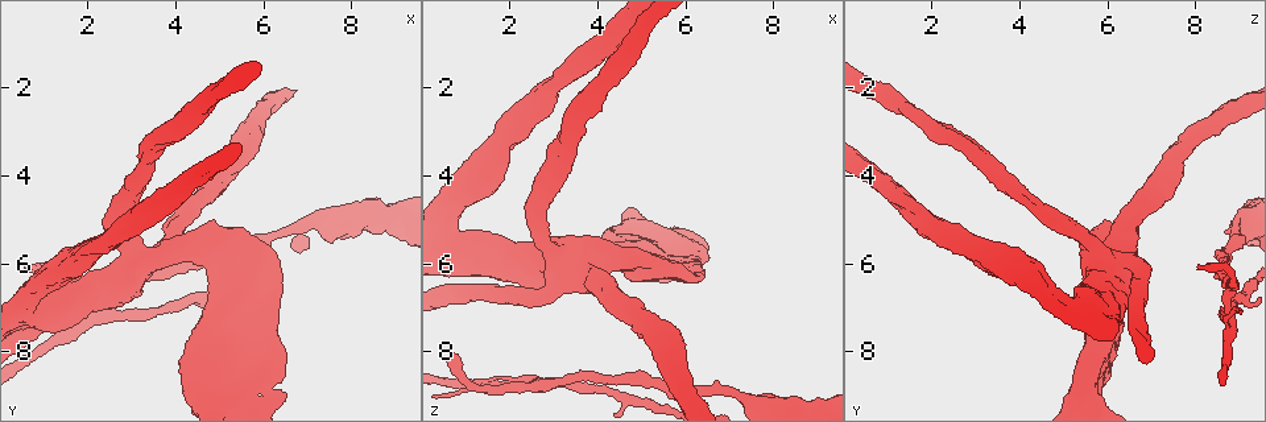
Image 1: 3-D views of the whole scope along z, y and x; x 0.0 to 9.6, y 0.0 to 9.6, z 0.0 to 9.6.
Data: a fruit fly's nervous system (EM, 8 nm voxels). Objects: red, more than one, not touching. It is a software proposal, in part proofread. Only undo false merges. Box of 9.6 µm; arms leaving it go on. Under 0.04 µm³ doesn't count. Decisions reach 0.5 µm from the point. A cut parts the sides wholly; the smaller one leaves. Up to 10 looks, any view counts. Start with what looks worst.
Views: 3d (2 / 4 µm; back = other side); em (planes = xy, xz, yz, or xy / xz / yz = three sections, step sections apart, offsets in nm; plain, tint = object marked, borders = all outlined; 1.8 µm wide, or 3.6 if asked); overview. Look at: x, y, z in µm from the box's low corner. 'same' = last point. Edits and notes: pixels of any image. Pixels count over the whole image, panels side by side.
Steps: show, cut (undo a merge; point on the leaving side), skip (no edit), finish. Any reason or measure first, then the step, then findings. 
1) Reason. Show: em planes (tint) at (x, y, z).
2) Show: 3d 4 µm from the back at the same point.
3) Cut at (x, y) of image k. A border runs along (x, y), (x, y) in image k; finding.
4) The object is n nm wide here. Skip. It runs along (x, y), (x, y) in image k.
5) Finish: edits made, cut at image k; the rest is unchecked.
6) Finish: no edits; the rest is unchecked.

Sharp bend. Show: em 3.6 µm planes (tint) at (2.95, 5.75, 5.70).

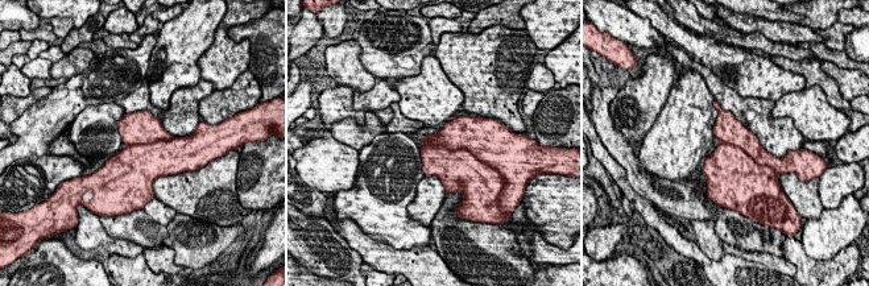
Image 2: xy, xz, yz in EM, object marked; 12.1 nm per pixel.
The object is 500 nm wide here. Cut at (456, 169) of image 2. A border runs along (427, 136), (478, 158) in image 2; a second neuron is stuck on.

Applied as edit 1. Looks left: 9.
See it whole again. Show: overview.

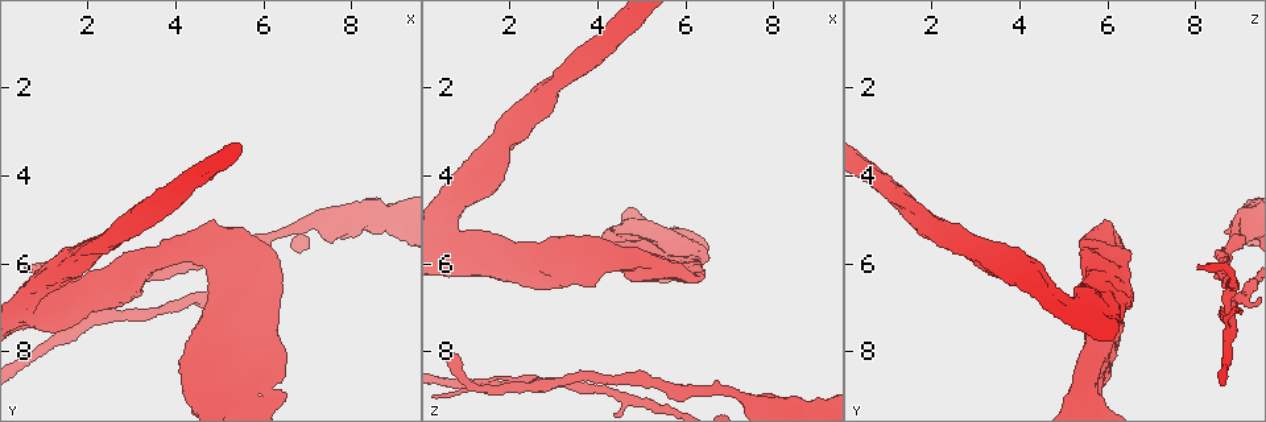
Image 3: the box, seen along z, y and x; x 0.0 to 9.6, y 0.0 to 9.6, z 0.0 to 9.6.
Touches itself. Show: em planes (tint) at (6.40, 6.65, 6.15).

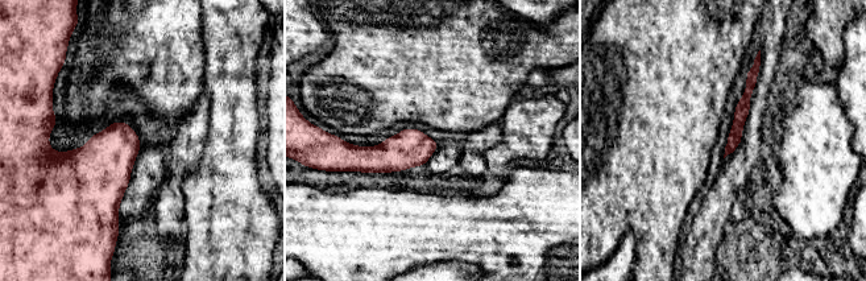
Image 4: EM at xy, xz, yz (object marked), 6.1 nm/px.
The object is 90 nm wide here. Skip. It runs along (755, 67), (734, 140), (728, 149) in image 4; one neuron here.

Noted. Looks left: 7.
Calibre changes. Show: em 3.6 µm planes (tint) at (5.70, 8.65, 5.70).

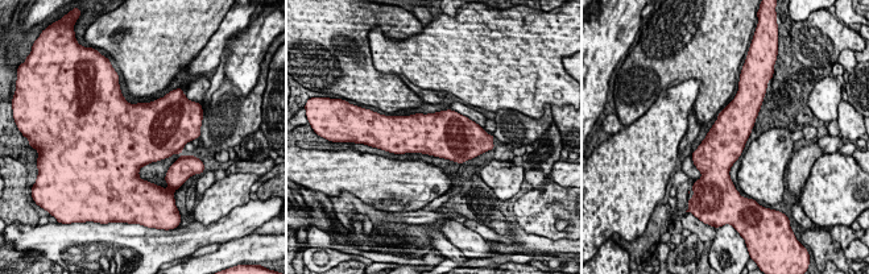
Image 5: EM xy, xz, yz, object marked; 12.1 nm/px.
Skip. One neuron here.

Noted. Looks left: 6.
Side arm on a straight run. Show: em planes (tint) at (0.60, 6.85, 4.90).

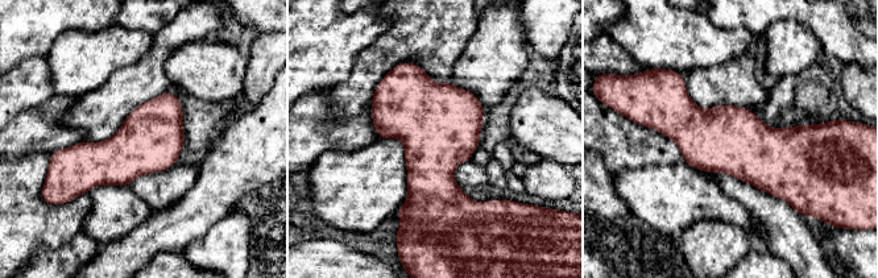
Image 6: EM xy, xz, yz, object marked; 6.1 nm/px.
Skip. One neuron here.

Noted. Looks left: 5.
Finish: edits made, cut at image 2; the rest is unchecked.

